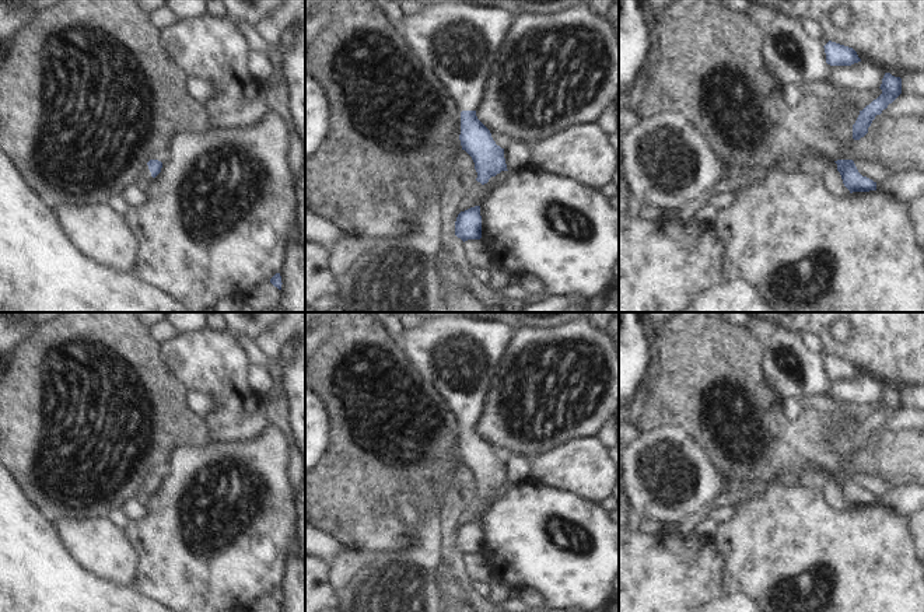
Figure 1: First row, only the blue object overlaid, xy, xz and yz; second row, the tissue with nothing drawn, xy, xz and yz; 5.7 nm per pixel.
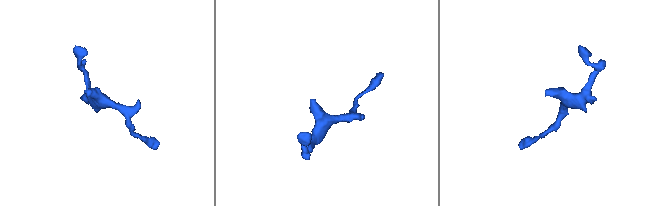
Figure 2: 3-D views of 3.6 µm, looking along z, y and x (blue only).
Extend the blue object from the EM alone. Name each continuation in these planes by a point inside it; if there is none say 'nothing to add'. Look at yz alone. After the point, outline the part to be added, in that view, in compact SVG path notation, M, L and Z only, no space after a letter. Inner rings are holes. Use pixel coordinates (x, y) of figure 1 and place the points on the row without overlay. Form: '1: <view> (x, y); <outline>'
nothing to add

